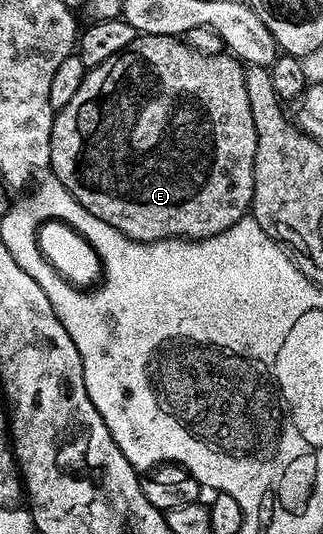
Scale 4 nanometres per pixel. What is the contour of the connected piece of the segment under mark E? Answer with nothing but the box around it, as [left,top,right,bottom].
[48,33,257,241]

